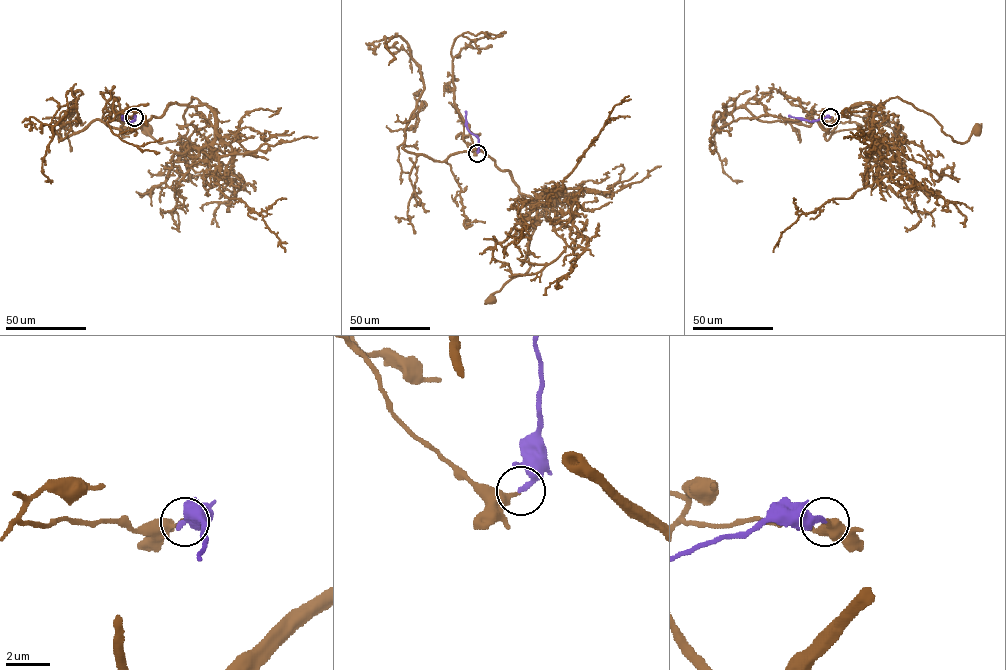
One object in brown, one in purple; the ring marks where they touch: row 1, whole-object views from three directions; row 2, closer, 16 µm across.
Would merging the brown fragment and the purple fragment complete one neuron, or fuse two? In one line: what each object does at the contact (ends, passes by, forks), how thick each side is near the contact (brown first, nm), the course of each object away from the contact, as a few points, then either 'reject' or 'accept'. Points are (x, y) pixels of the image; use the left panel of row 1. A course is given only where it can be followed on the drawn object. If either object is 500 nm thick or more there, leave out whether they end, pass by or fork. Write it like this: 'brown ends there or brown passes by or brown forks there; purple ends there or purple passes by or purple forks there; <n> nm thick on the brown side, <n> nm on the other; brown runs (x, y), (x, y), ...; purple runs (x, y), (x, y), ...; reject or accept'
brown ends there; purple ends there; 340 nm thick on the brown side, 280 nm on the other; brown runs (133, 117), (119, 121), (134, 131), (171, 104), (205, 104), (192, 97), (181, 139), (159, 143), (148, 131); purple runs (134, 117), (134, 120), (126, 121), (122, 115); reject

